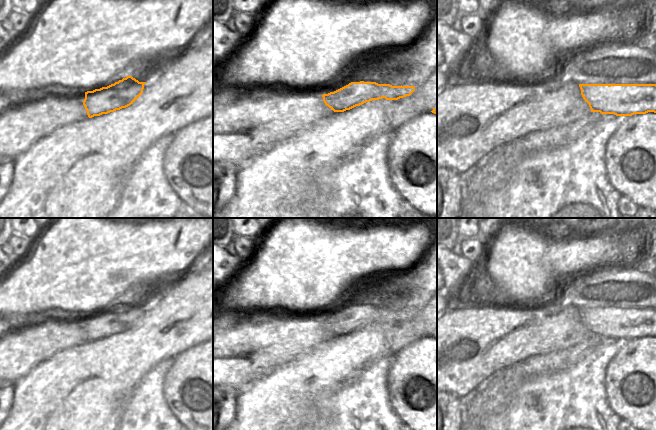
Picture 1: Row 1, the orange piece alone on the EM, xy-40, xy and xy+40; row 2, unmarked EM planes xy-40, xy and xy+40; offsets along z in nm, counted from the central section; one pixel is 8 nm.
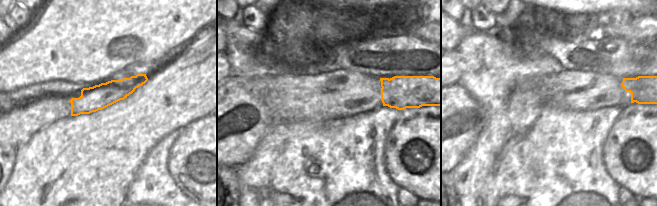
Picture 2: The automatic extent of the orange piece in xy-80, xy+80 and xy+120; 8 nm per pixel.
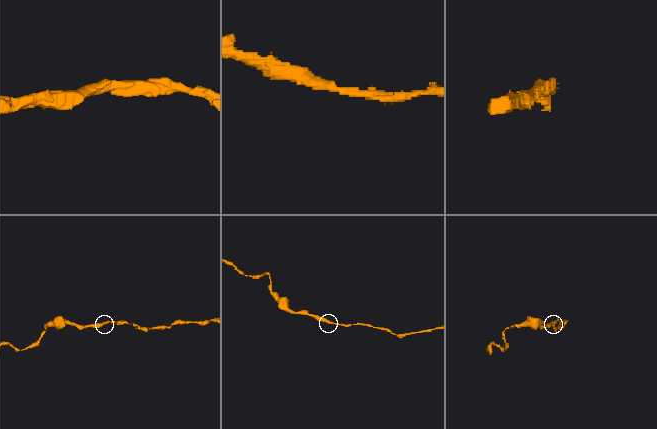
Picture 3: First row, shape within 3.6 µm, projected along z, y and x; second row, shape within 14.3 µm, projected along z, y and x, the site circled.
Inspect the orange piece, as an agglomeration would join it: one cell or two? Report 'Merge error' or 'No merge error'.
No merge error

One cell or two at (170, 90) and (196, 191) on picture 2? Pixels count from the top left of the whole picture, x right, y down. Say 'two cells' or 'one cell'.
two cells

